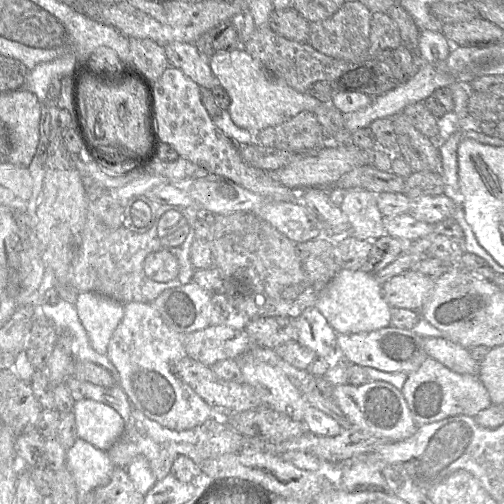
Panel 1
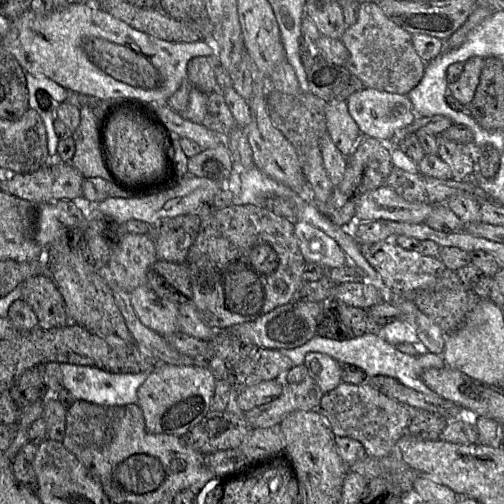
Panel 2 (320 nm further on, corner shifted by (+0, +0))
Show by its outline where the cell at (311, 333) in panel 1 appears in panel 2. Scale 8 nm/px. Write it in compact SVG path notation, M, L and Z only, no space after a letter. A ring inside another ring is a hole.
M310 352L305 356L304 365L309 377L317 383L324 394L335 389L342 381L342 364L326 354Z

